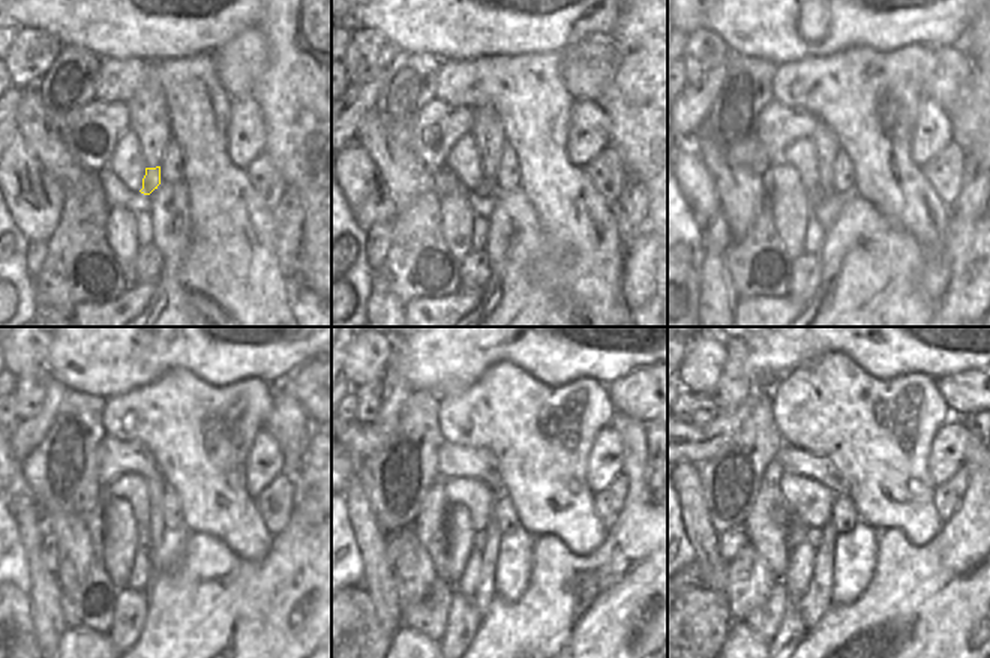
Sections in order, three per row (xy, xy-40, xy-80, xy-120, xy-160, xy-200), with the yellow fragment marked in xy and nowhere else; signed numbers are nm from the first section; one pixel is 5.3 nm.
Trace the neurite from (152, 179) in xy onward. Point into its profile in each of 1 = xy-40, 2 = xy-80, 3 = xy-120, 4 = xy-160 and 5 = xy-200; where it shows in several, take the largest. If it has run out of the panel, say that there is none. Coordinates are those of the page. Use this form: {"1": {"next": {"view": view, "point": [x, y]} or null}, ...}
{"1": {"next": {"view": "xy-40", "point": [485, 188]}}, "2": {"next": {"view": "xy-80", "point": [815, 194]}}, "3": {"next": {"view": "xy-120", "point": [143, 531]}}, "4": {"next": {"view": "xy-160", "point": [479, 537]}}, "5": {"next": {"view": "xy-200", "point": [815, 535]}}}

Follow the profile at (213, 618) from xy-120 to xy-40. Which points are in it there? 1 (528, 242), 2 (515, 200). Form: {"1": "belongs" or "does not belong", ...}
{"1": "belongs", "2": "belongs"}

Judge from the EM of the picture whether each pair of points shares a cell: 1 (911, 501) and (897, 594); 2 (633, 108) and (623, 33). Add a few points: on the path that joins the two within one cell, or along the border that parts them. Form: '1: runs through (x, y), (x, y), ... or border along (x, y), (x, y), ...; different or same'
1: border along (939, 526), (923, 544), (896, 528), (879, 531); different
2: runs through (638, 90), (638, 51); same

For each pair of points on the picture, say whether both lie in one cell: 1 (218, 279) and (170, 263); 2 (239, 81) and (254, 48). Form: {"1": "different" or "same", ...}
{"1": "different", "2": "same"}

